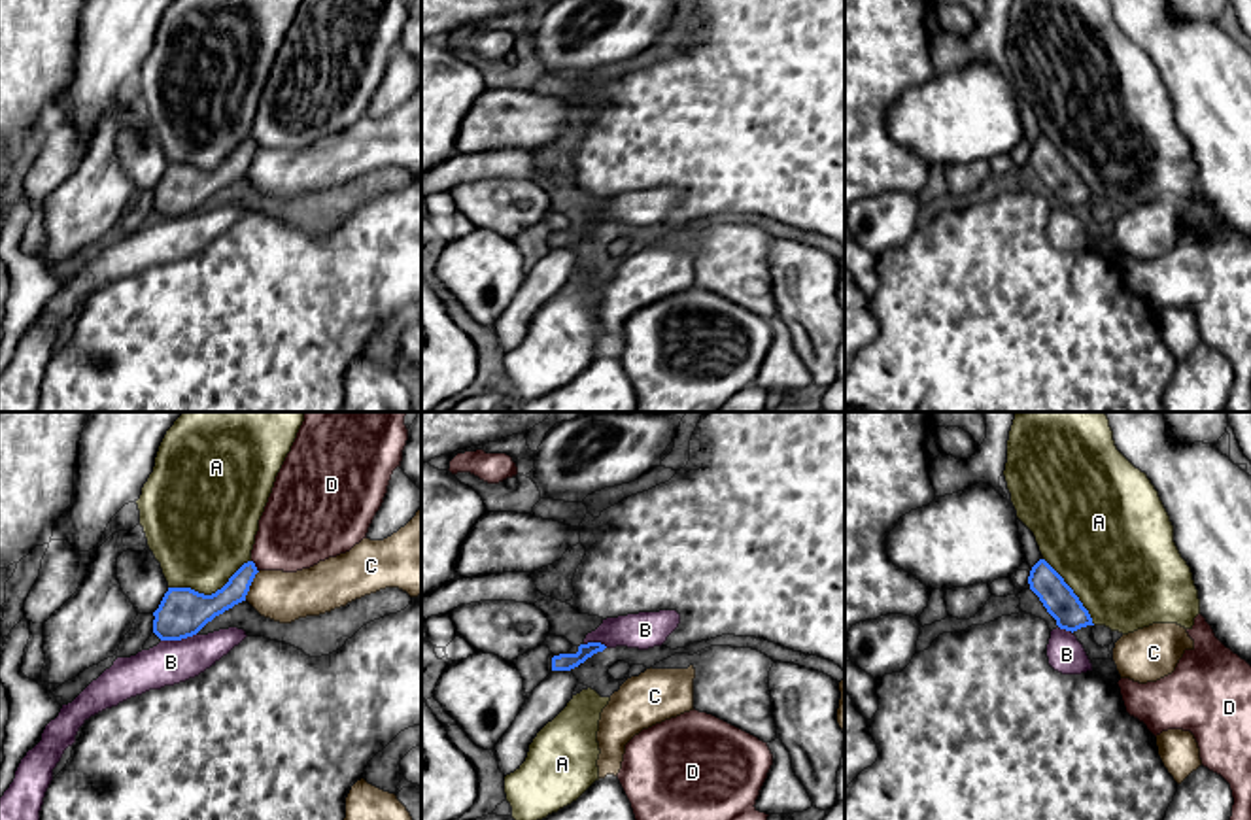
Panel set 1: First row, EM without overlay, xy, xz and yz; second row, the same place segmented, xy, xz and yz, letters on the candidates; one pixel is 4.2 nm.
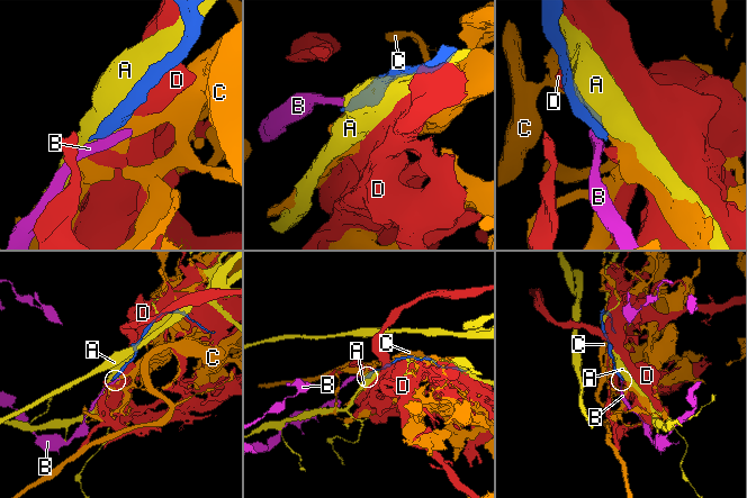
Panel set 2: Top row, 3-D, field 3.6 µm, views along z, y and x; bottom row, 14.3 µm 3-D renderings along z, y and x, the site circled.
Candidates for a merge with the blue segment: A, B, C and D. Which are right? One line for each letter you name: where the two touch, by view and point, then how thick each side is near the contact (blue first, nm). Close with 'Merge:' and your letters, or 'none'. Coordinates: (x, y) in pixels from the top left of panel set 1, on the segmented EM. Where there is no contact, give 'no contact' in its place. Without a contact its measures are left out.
Merge: none

